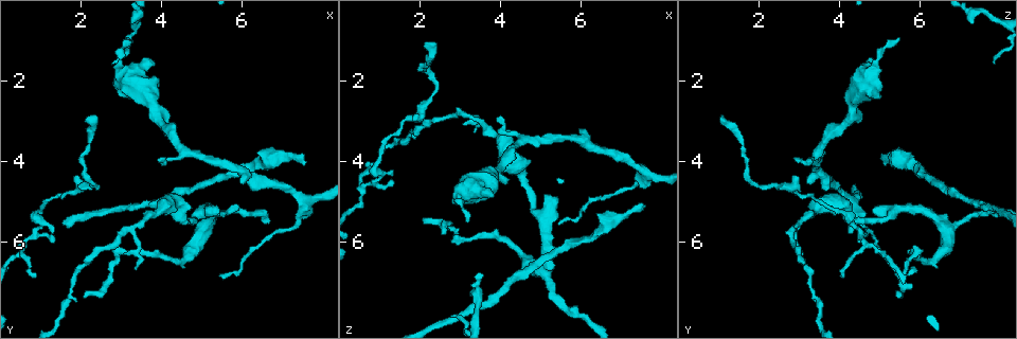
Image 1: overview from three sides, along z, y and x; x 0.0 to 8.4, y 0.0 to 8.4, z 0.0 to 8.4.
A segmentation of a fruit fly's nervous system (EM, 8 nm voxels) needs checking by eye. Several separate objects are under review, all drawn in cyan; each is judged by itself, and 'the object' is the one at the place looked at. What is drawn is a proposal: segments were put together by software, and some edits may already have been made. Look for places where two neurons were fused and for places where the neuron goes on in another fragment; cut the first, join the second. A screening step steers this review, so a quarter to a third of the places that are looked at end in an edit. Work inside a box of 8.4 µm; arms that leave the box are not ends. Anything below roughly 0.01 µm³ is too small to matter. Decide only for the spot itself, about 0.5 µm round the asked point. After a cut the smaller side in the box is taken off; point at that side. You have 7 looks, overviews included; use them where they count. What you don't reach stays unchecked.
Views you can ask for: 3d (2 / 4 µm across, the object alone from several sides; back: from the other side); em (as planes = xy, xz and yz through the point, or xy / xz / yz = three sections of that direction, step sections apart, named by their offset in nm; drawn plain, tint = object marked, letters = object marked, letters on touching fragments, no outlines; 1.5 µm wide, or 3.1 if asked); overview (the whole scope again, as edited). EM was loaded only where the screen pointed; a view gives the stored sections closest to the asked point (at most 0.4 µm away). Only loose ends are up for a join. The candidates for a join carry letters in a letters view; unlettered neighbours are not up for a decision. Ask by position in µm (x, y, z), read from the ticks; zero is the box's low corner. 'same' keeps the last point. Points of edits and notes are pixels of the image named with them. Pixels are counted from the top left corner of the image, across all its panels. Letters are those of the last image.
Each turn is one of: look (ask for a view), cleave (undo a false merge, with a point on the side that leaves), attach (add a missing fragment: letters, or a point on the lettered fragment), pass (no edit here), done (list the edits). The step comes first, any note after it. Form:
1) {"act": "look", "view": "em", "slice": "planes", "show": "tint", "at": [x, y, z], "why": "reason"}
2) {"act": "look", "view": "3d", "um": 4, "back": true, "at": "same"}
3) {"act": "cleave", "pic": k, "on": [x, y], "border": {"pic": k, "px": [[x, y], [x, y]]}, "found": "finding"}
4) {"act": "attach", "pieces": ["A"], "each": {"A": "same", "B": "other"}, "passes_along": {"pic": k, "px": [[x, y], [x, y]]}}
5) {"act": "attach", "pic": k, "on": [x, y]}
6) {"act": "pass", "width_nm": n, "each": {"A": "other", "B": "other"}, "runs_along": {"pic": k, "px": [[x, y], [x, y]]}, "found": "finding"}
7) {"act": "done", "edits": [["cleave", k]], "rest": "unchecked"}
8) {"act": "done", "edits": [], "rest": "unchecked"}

{"act": "look", "view": "3d", "um": 2, "back": true, "at": [3.25, 5.65, 2.90], "why": "sudden change in width"}

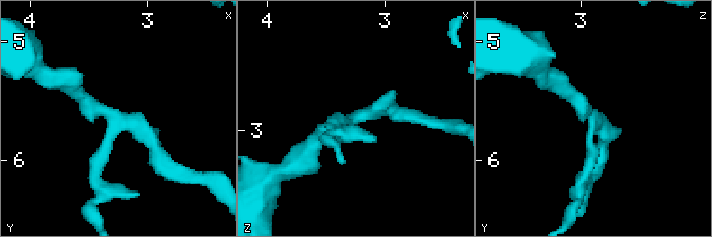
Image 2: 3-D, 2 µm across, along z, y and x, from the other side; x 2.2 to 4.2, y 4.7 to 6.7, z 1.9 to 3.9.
{"act": "look", "view": "em", "slice": "planes", "show": "letters", "at": [3.28, 5.62, 2.88]}

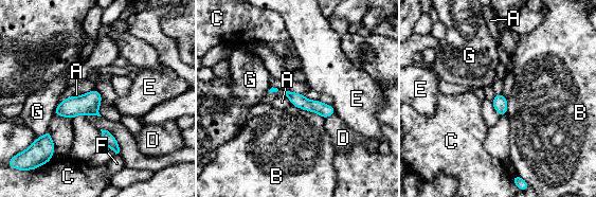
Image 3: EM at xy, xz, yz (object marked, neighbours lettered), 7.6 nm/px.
{"act": "pass", "longest_contact_nm": ["B", 280], "each": {"A": "other", "B": "other", "C": "other", "D": "other", "E": "other", "F": "other", "G": "other"}, "border": {"pic": 3, "px": [[286, 95], [291, 104]]}, "found": "one neuron here"}

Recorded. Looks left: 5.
{"act": "look", "view": "3d", "um": 4, "at": [3.90, 4.00, 2.90], "why": "an open end"}

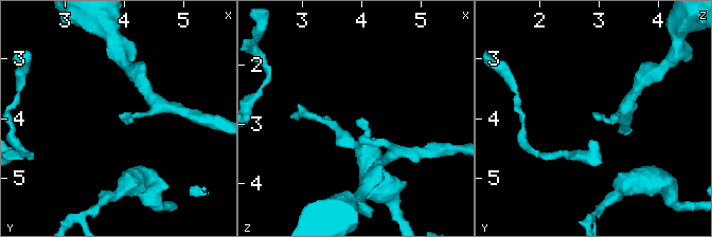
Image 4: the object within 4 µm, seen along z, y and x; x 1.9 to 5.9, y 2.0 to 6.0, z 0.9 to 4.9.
{"act": "look", "view": "em", "slice": "planes", "show": "letters", "at": [3.95, 4.00, 2.90], "why": "now the EM"}

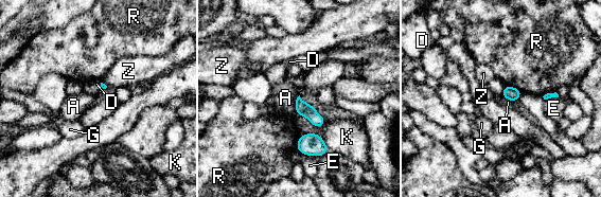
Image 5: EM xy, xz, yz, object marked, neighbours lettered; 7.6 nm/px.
{"act": "pass", "each": {"A": "other", "D": "other", "E": "other", "G": "other", "K": "other", "R": "other", "Z": "other"}, "border": {"pic": 5, "px": [[299, 95], [296, 100], [295, 111]]}, "found": "no lettered fragment goes on from it"}

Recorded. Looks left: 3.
{"act": "look", "view": "em", "slice": "xy", "step": 8, "show": "tint", "at": [7.55, 4.05, 5.10], "why": "free end"}

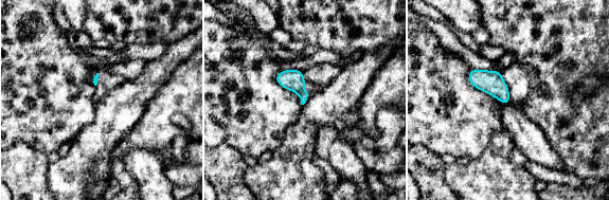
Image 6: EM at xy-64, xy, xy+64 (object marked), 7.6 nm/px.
{"act": "look", "view": "em", "slice": "xy", "step": 8, "show": "letters", "at": "same"}

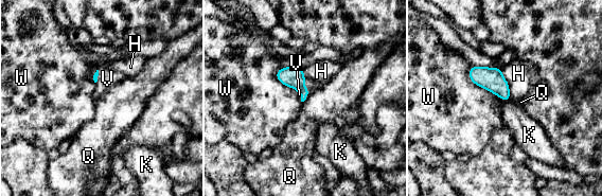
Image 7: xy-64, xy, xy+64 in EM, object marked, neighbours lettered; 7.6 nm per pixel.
{"act": "attach", "pieces": ["V"], "each": {"H": "other", "K": "other", "Q": "other", "V": "same", "W": "other"}, "passes_along": {"pic": 7, "px": [[291, 76], [303, 85], [308, 84]]}, "found": "it goes on there"}

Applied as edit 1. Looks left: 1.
{"act": "done", "edits": [["attach", 7]], "rest": "unchecked"}

